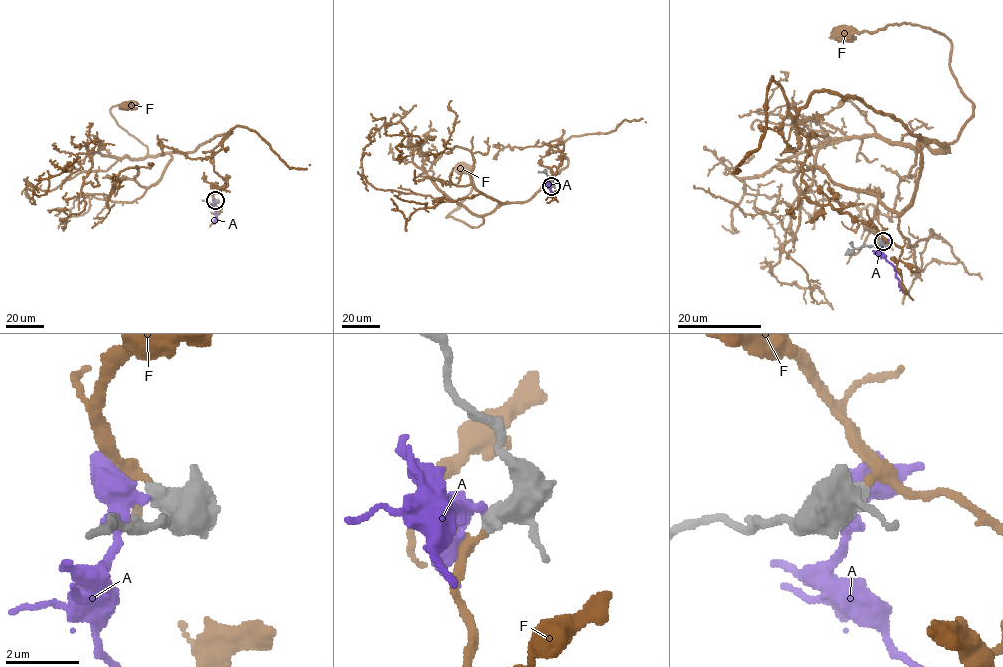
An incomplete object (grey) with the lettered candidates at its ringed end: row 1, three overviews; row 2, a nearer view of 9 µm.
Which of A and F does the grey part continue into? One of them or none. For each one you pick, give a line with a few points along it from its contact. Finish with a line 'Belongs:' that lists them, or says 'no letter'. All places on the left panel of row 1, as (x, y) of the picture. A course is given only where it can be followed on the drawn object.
F: Its course: (215, 200), (226, 180), (212, 151), (231, 132), (193, 151), (147, 155), (110, 112), (126, 106)
Belongs: F

